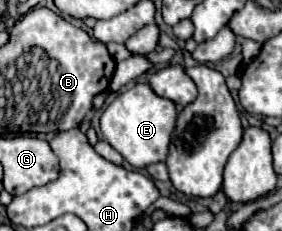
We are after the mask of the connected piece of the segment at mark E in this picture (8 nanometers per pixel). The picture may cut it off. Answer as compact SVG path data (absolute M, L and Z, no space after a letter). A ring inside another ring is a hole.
M135 84L121 92L101 114L101 132L103 138L133 166L145 168L153 162L165 162L169 152L169 142L175 130L177 110L175 104L157 96L149 84Z

